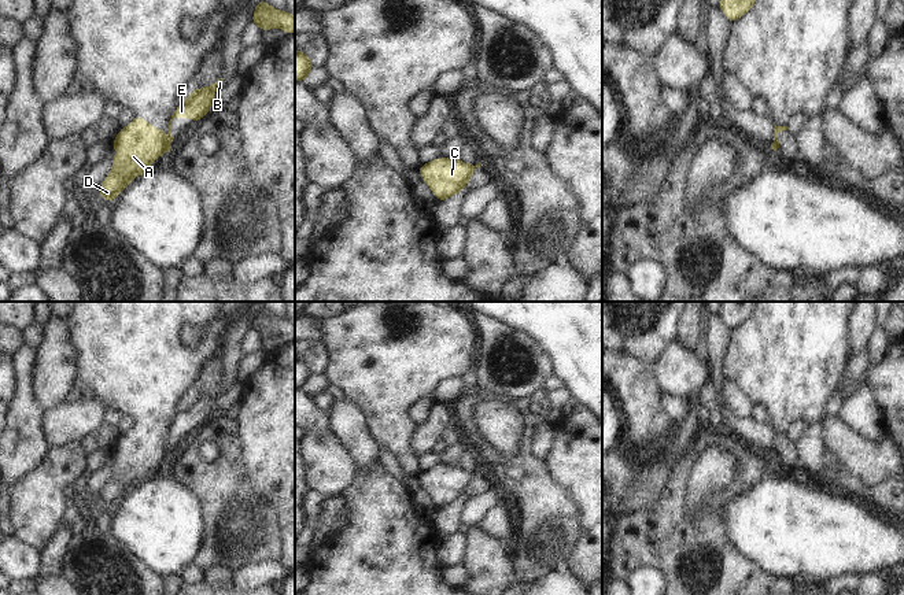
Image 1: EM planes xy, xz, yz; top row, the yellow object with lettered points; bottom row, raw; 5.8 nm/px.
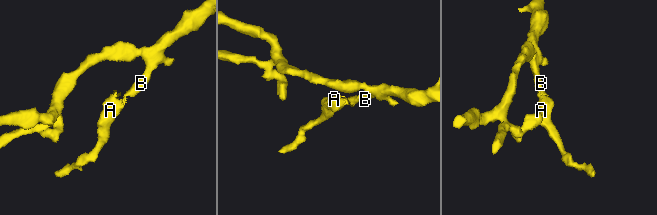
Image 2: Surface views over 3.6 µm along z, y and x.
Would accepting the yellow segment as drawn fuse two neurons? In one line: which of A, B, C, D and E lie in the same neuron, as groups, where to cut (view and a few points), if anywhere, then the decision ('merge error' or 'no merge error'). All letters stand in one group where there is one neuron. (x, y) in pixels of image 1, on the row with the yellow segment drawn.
A C D / B E | xy (166, 139), (170, 143) | merge error

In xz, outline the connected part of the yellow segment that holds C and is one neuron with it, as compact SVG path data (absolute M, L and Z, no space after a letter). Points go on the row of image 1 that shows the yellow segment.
M438 158L433 162L421 165L418 169L423 181L431 188L438 200L453 197L468 186L468 181L475 173L476 166L461 162L460 159Z

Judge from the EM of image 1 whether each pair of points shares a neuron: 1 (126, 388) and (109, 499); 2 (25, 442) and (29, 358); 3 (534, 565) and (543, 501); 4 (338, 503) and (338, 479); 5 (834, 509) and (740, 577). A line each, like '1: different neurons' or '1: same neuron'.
1: same neuron
2: same neuron
3: same neuron
4: different neurons
5: different neurons

